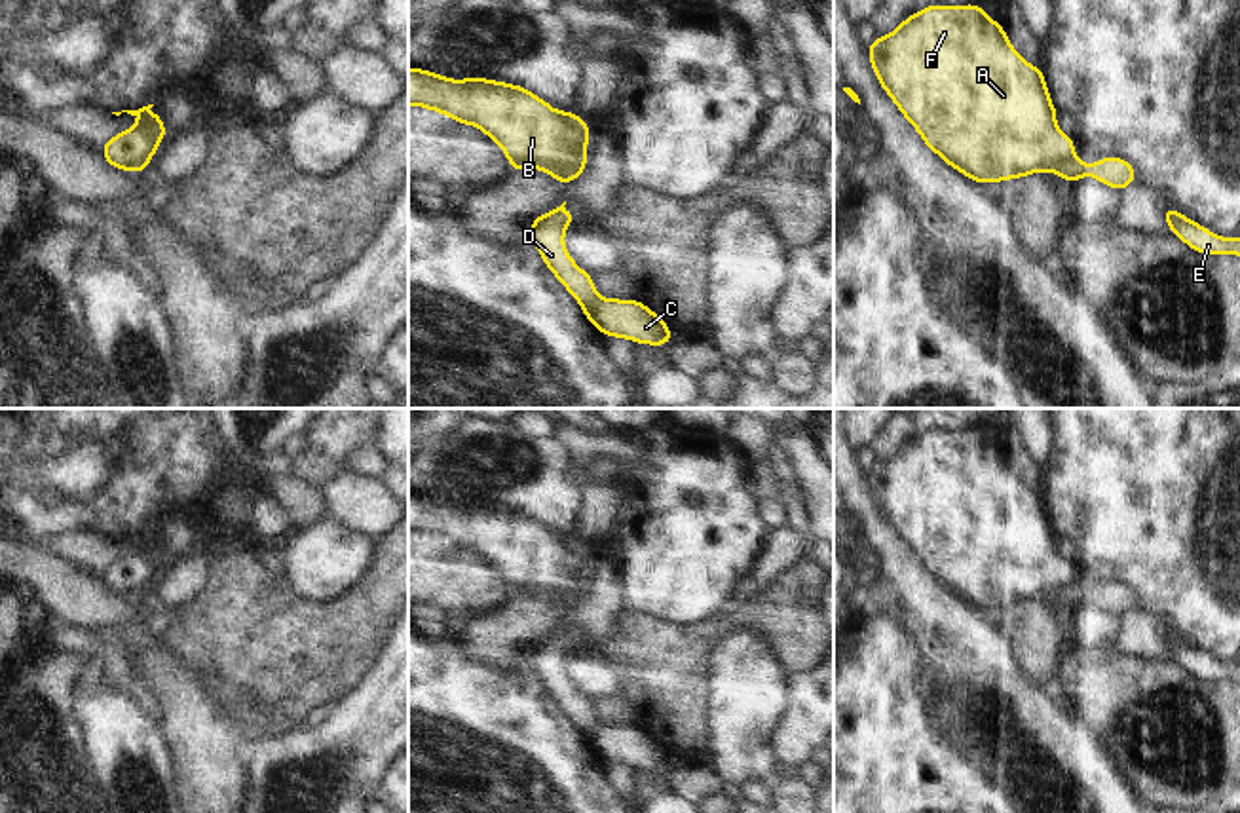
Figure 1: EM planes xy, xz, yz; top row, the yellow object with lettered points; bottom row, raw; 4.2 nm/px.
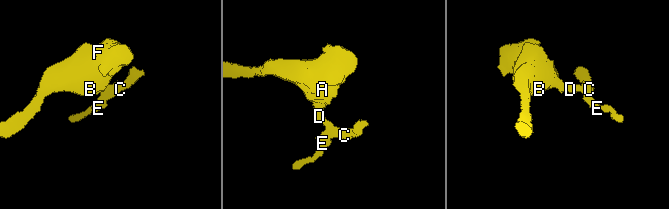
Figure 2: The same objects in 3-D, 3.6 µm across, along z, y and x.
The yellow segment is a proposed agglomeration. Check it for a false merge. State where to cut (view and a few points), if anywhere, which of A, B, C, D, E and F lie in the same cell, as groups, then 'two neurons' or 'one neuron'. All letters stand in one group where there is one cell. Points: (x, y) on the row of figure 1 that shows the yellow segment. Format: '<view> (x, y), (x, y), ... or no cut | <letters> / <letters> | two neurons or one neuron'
yz (1071, 154), (1054, 173) | A B F / C D E | two neurons

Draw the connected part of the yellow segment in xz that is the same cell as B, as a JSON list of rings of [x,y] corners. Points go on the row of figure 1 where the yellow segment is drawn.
[[[408,66],[408,106],[475,125],[507,156],[509,171],[539,169],[568,186],[587,169],[587,120],[553,108],[522,85],[477,76],[452,80]]]

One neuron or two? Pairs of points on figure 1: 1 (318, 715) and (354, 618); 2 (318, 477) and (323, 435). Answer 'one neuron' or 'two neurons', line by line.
1: two neurons
2: one neuron

